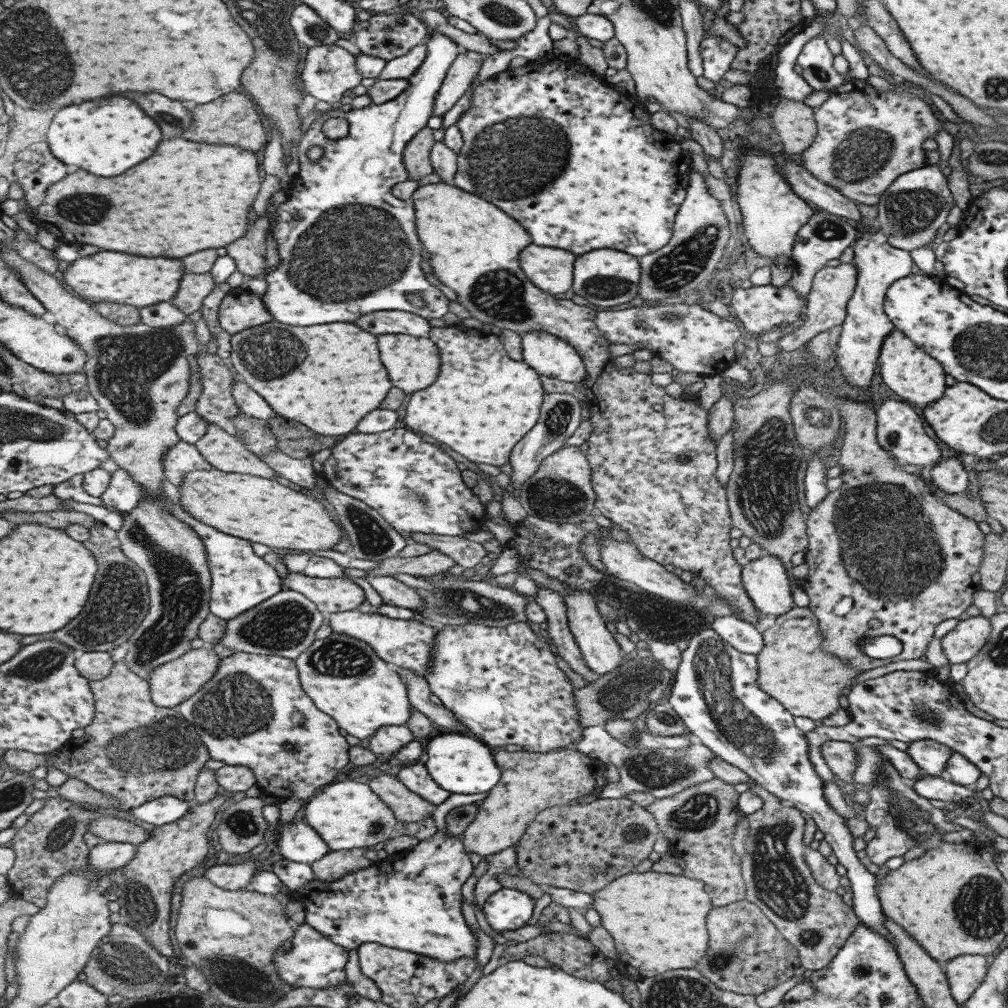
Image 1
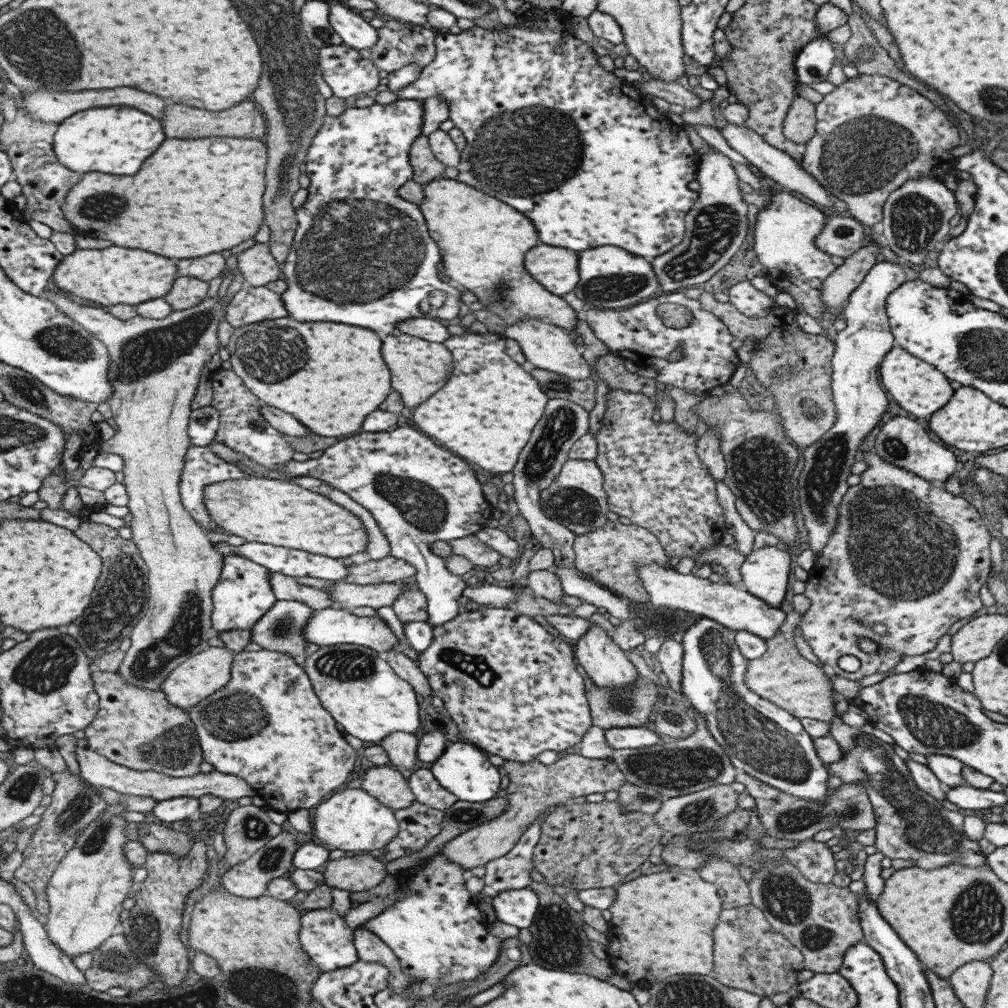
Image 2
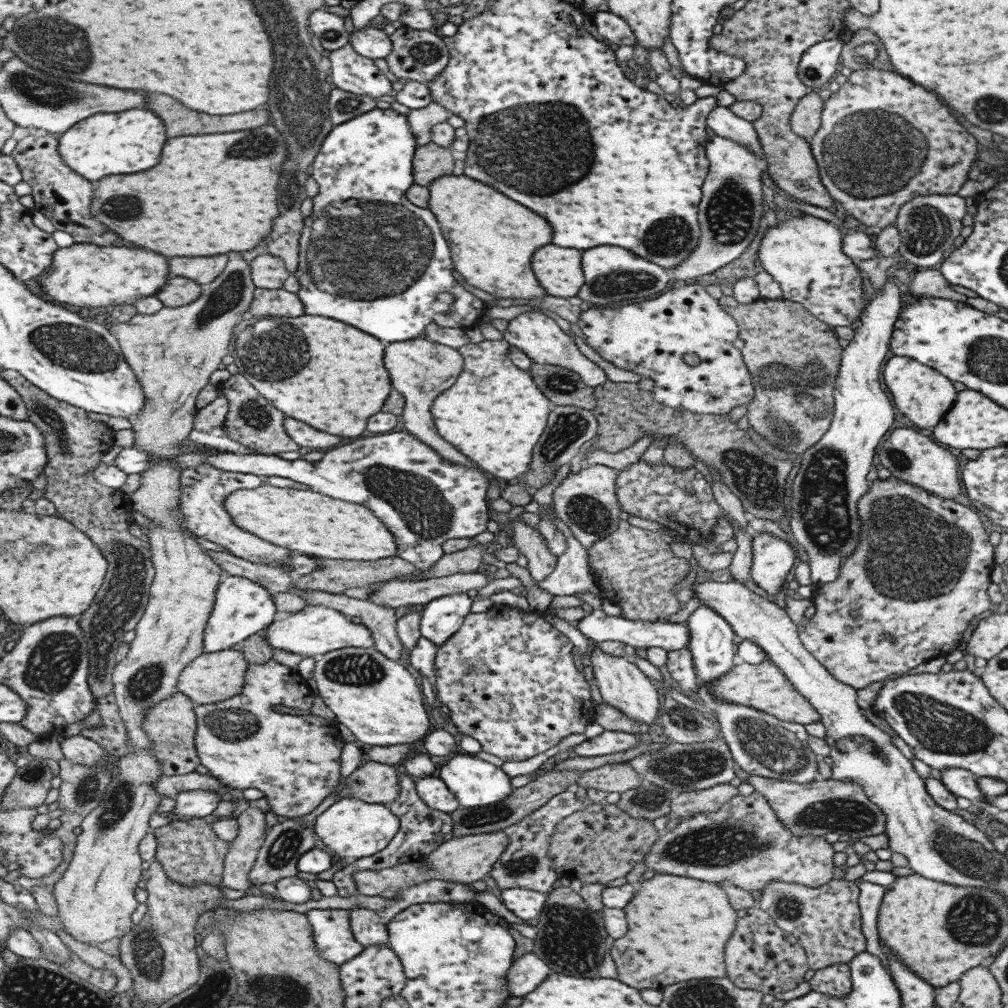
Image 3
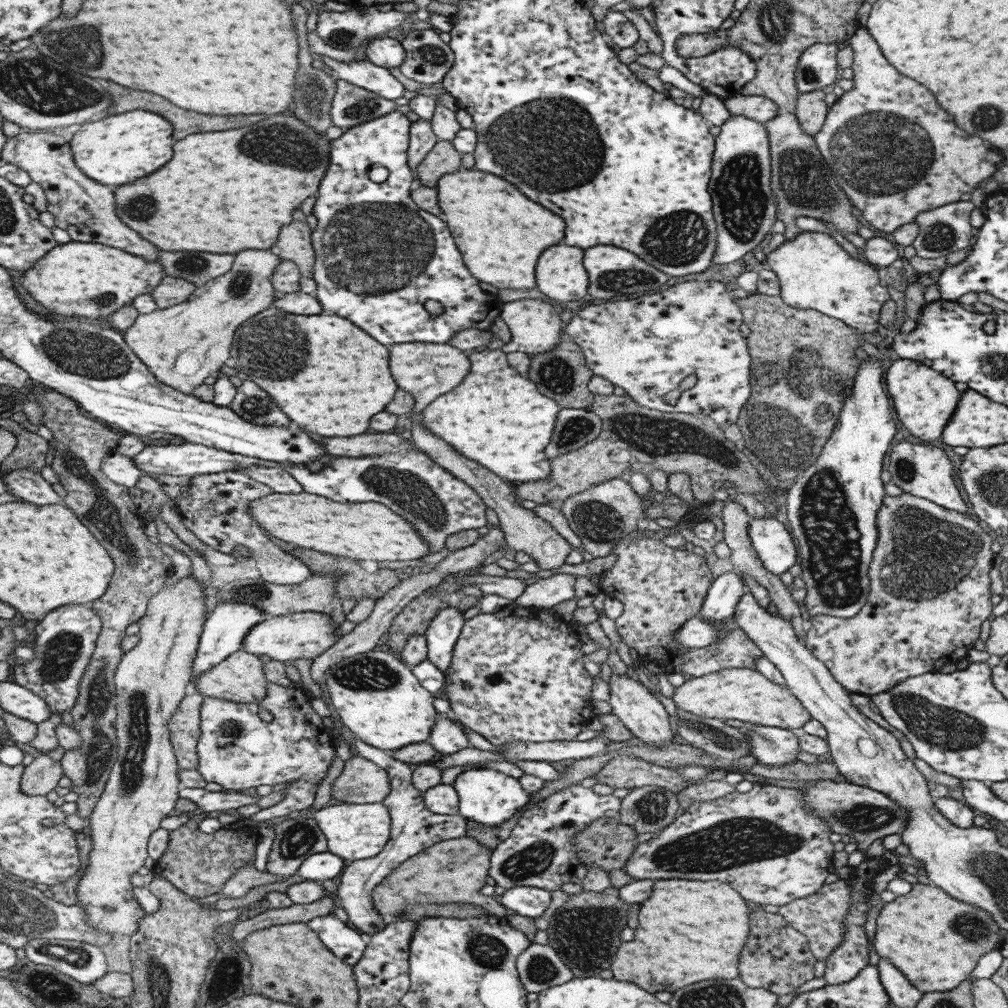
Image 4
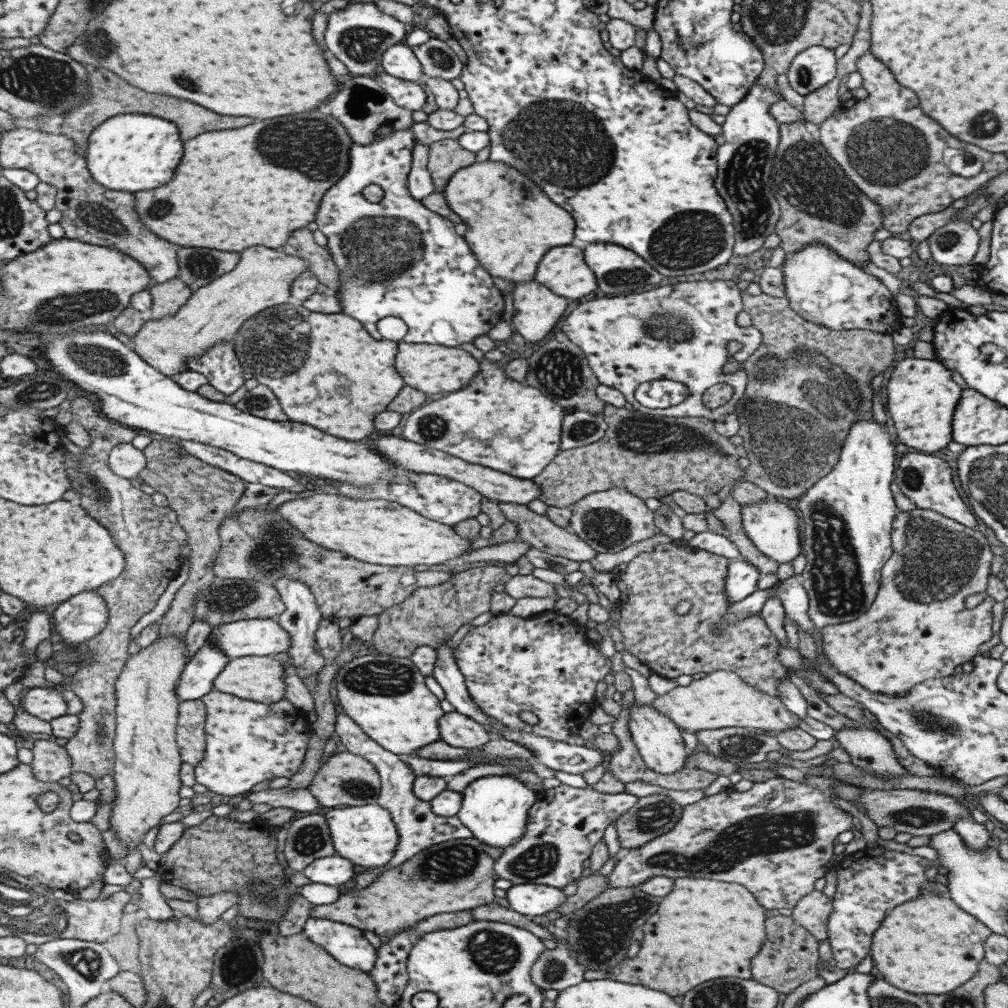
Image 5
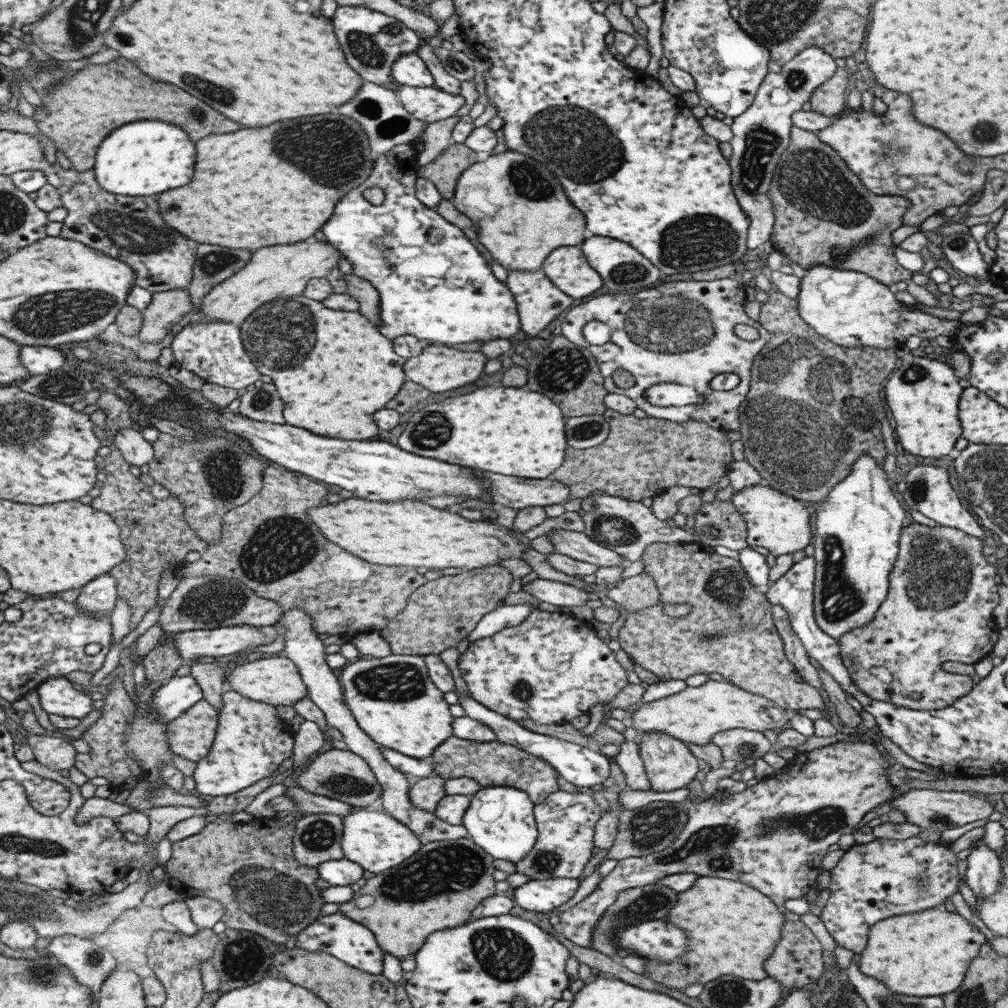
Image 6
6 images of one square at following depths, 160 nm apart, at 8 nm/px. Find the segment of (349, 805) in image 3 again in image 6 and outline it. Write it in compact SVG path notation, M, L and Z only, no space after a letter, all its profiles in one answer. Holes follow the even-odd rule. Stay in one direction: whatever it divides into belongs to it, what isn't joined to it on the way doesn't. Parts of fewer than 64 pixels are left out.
M355 809L342 819L340 849L342 856L357 864L363 871L378 874L398 866L415 854L422 845L420 840L400 822L387 813Z

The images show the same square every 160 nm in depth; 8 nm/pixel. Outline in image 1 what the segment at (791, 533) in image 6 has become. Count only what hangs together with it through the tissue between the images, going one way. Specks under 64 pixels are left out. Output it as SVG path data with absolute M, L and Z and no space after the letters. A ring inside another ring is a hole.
M764 554L741 567L740 579L746 595L760 614L785 614L794 607L782 562Z

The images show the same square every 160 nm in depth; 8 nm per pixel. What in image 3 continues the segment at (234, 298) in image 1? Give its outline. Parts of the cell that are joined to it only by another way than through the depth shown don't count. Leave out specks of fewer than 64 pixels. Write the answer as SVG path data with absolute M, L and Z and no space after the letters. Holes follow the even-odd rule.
M256 287L249 303L247 317L295 317L303 315L303 307L297 294L283 289L261 289Z

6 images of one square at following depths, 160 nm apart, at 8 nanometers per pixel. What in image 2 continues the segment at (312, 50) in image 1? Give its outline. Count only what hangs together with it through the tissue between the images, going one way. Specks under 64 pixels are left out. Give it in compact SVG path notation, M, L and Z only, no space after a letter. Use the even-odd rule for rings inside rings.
M341 44L315 51L316 68L335 98L369 92L379 84L378 68L349 47Z

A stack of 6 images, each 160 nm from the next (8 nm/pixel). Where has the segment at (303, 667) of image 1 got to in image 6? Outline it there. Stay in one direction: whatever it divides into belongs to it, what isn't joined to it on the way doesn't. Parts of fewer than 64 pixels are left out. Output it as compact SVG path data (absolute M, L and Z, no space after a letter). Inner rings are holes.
M396 654L383 658L359 656L356 661L341 669L338 681L341 685L342 700L359 729L363 730L371 741L385 749L399 752L410 758L422 759L431 756L433 750L452 735L452 716L447 709L448 704L443 701L442 692L428 677L422 656Z

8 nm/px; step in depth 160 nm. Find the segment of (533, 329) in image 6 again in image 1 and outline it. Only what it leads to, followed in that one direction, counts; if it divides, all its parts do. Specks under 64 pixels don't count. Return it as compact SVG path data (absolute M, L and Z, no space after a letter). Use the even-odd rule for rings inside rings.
M521 333L521 360L540 376L573 383L581 382L586 375L580 355L564 339L551 334Z

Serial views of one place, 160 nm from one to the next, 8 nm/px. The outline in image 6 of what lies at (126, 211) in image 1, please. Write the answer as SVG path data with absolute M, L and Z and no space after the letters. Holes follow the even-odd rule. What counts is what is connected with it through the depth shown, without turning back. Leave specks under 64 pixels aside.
M319 114L319 116L305 116L305 118L293 118L293 120L281 120L277 124L269 124L263 128L243 128L237 132L229 134L213 134L205 136L195 142L195 166L193 166L193 178L187 186L167 190L157 196L157 212L162 216L164 223L173 230L182 234L189 240L199 242L199 244L215 244L215 246L225 246L225 248L241 248L251 252L261 247L273 246L273 244L293 244L312 238L315 230L320 230L321 224L329 218L337 198L345 194L345 190L351 190L355 186L361 186L367 178L370 168L374 164L377 154L371 152L367 135L363 132L362 126L352 118L345 118L339 114Z

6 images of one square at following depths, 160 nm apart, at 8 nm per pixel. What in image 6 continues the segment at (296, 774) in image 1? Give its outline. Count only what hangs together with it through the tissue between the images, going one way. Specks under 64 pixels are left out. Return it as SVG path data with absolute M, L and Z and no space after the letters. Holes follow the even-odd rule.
M235 691L221 693L221 706L216 710L217 730L213 744L193 772L196 794L221 797L231 795L261 779L269 777L283 760L292 757L293 737L287 723L277 718L276 707L257 702Z

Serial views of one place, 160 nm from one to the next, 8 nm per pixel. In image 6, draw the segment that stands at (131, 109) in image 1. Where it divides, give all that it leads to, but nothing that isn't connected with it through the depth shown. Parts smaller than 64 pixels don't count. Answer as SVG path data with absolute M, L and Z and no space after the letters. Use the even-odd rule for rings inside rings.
M137 120L118 126L104 136L104 140L96 150L92 169L95 171L96 182L108 193L123 197L151 196L187 184L189 178L193 176L193 154L195 154L193 144L187 140L181 128L159 120Z

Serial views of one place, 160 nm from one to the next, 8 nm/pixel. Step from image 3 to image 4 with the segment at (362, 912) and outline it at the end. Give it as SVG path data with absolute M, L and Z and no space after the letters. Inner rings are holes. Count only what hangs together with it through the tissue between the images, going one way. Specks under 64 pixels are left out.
M354 739L353 746L357 756L373 762L385 770L389 778L389 795L381 801L390 816L390 833L384 847L375 857L351 861L349 866L343 867L336 879L336 895L339 899L340 914L345 921L364 937L379 932L386 924L382 916L374 909L372 890L374 886L388 876L397 866L418 852L429 848L442 840L456 839L465 836L464 818L454 815L433 814L425 809L422 794L412 786L412 766L407 766L391 757L391 751L371 747L358 739Z

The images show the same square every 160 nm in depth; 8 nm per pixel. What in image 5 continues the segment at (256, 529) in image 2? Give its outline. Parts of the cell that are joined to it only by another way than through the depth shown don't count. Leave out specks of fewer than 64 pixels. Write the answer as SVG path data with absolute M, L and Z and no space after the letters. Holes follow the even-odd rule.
M314 493L276 506L276 514L301 533L301 537L327 550L343 552L364 563L383 566L441 564L467 552L471 538L461 538L453 527L423 518L396 502L355 500L346 496Z

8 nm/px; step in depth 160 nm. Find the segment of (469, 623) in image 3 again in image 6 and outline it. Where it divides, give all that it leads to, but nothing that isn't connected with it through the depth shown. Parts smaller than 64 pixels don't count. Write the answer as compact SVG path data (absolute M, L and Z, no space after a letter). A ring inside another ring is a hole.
M536 608L529 616L525 617L521 624L498 630L495 634L490 634L488 637L478 638L470 642L467 648L459 654L456 664L460 676L465 681L465 686L467 686L468 696L490 711L496 712L512 721L528 718L541 725L559 725L560 723L568 723L571 718L575 718L575 716L580 714L587 714L589 708L596 702L603 702L604 704L609 702L628 683L625 671L617 663L614 652L607 647L606 643L606 637L591 628L590 620L576 619L563 612L541 611Z

